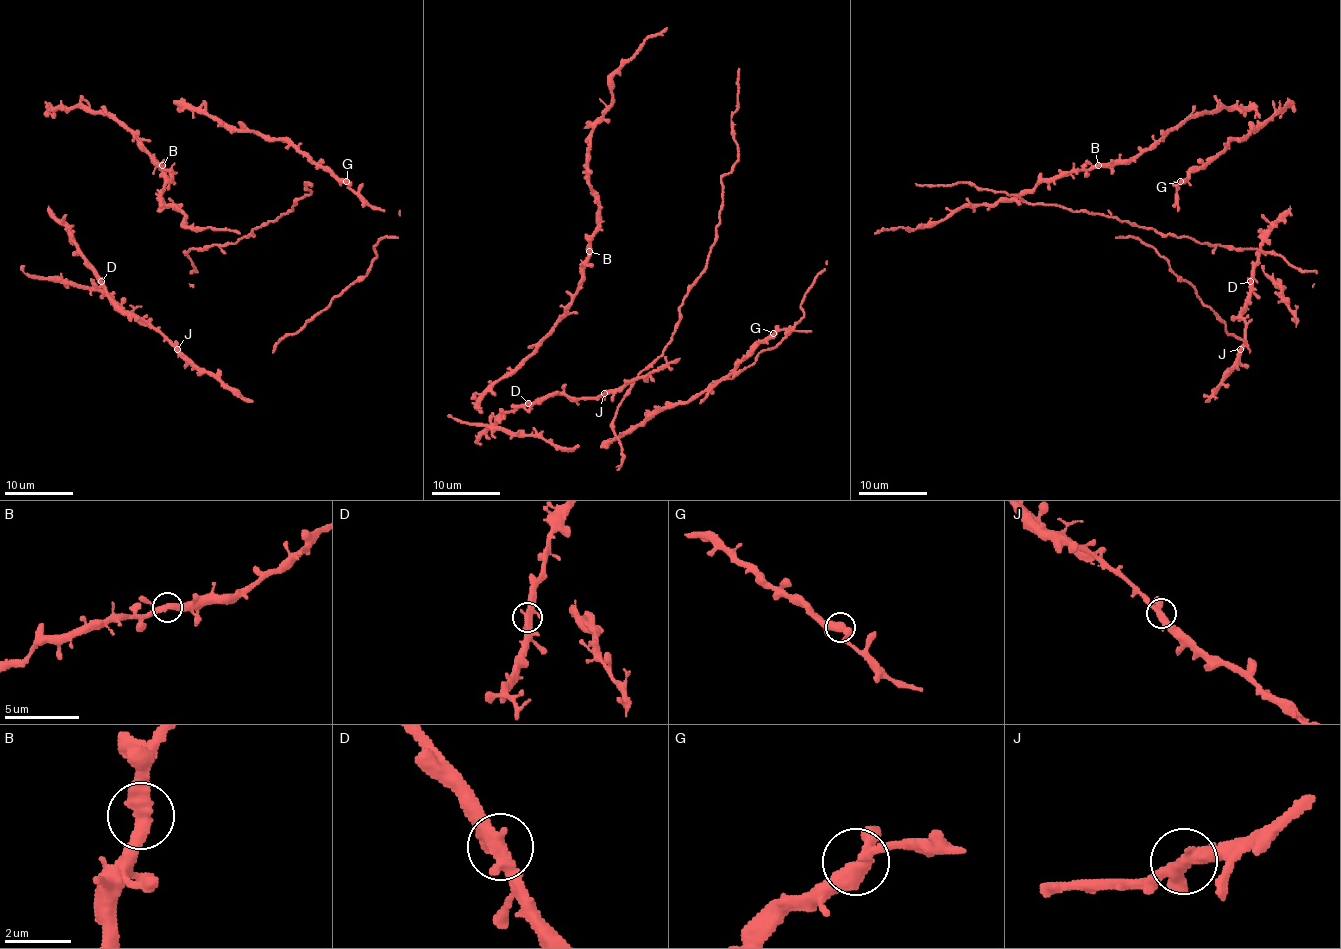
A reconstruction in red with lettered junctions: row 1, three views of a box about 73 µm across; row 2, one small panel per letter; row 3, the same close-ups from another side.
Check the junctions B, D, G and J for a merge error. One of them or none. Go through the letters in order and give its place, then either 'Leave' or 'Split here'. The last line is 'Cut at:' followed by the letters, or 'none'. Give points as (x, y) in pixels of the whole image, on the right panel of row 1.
B: Place: (1098, 165). Leave
D: Place: (1250, 281). Leave
G: Place: (1180, 181). Leave
J: Place: (1240, 349). Leave
Cut at: none

